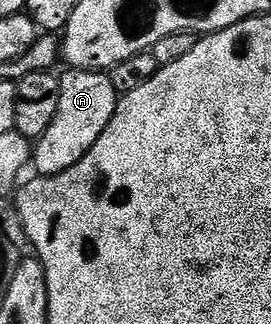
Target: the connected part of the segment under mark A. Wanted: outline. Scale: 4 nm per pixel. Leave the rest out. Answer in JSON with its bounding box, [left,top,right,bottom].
[32,69,120,176]

